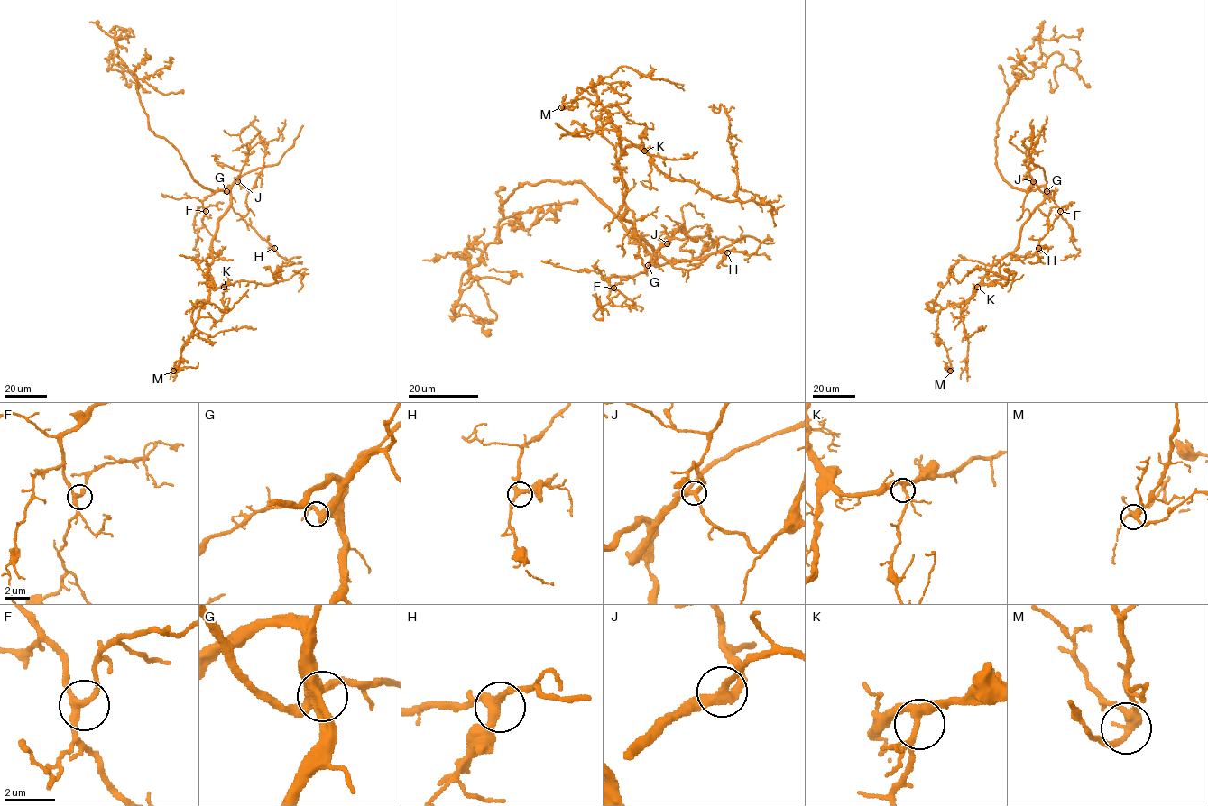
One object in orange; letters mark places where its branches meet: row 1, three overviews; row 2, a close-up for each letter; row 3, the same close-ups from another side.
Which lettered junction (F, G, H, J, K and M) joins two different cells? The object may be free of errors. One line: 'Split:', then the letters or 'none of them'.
Split: none of them

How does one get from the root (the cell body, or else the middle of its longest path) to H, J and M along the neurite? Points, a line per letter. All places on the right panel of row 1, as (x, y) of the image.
H: (1037, 187), (1045, 187), (1046, 196), (1038, 208), (1048, 218), (1049, 225), (1039, 240), (1038, 248)
J: (1037, 187), (1044, 186), (1045, 191), (1034, 181)
M: (1037, 187), (1046, 198), (1023, 224), (1018, 246), (967, 299), (938, 313), (935, 334), (950, 370)

